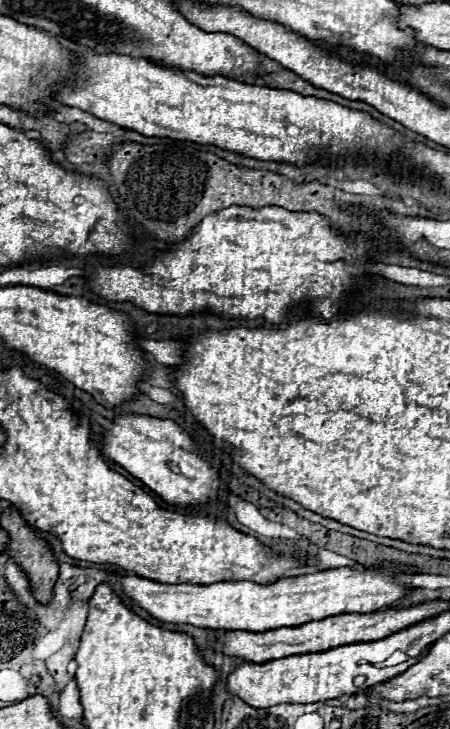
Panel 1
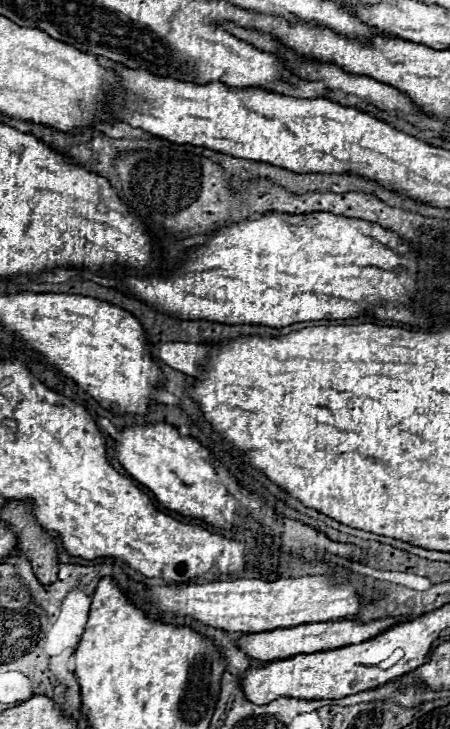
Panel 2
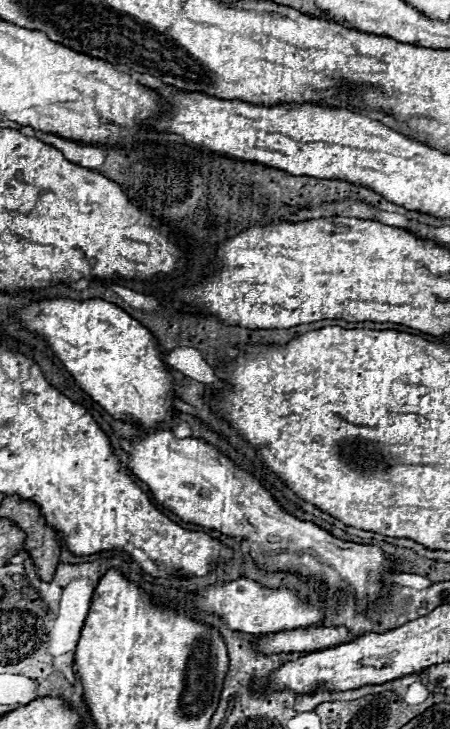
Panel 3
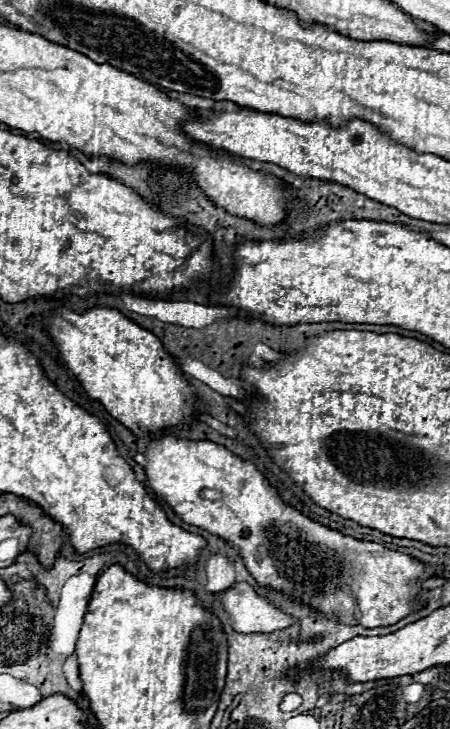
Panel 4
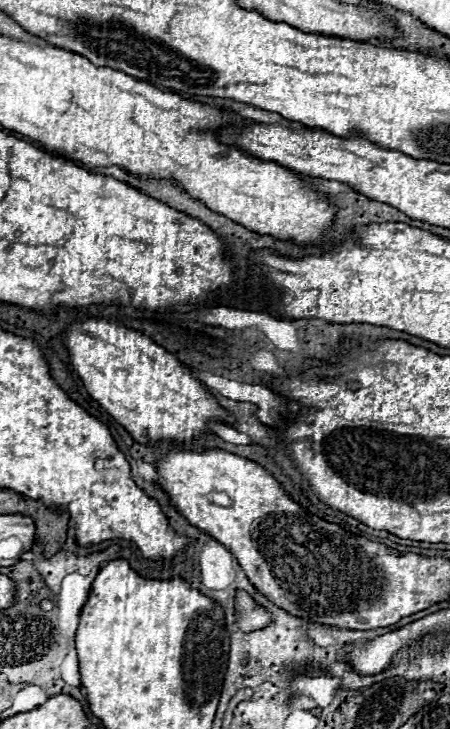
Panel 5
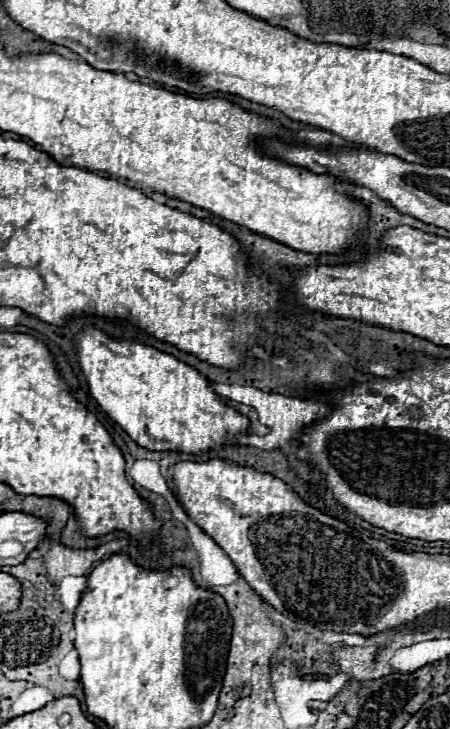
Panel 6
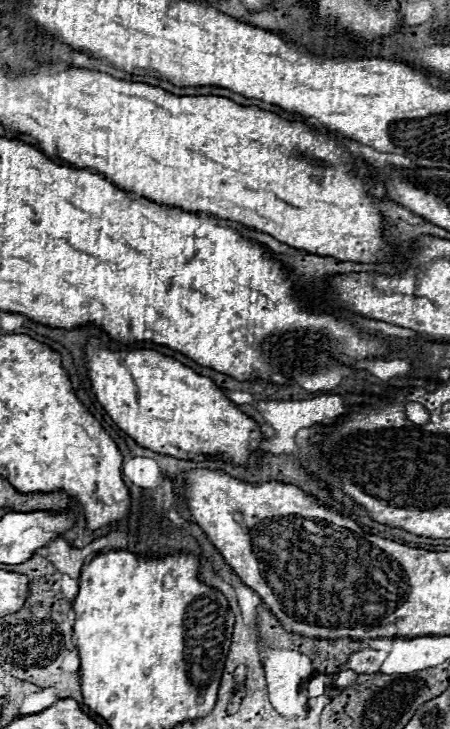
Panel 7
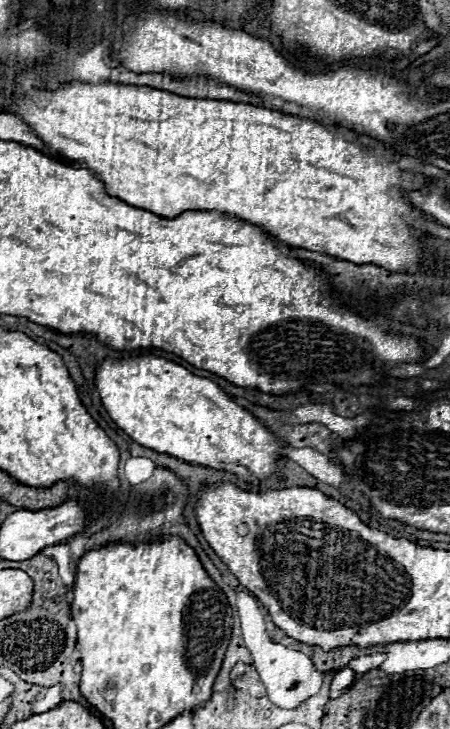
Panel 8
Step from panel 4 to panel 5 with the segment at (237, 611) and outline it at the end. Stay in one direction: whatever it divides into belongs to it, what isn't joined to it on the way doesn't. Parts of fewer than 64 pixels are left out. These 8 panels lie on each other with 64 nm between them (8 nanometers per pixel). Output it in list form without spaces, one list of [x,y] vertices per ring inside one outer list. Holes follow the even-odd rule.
[[[238,592],[236,594],[236,610],[240,612],[240,630],[250,632],[254,628],[264,628],[270,622],[270,614],[256,606],[256,602],[246,594],[246,592]]]

